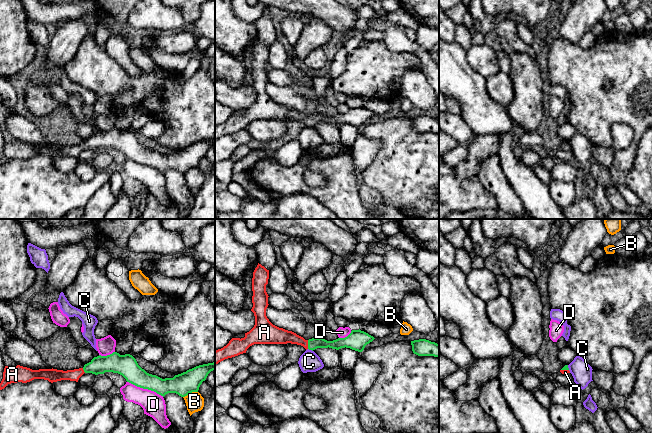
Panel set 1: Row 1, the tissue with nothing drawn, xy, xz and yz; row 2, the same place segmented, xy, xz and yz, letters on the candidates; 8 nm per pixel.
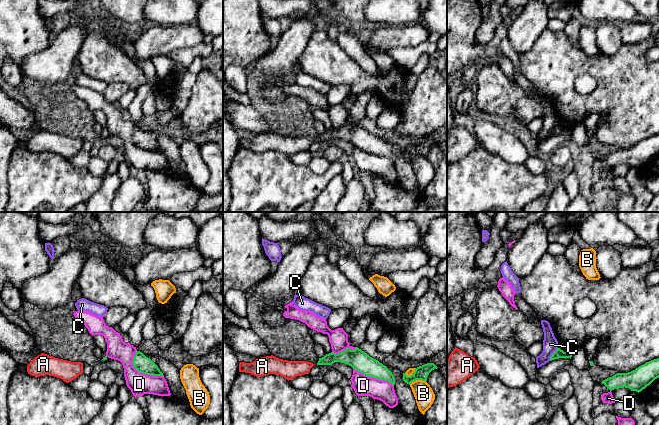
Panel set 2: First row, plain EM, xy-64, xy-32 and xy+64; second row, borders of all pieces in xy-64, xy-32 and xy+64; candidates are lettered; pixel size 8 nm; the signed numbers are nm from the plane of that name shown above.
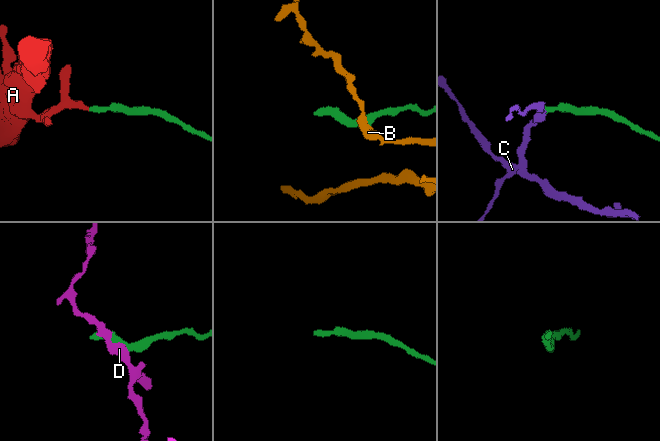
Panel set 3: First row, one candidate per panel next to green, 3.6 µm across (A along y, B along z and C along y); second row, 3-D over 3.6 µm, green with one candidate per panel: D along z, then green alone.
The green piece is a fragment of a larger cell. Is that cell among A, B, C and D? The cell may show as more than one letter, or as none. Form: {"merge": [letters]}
{"merge": ["A"]}

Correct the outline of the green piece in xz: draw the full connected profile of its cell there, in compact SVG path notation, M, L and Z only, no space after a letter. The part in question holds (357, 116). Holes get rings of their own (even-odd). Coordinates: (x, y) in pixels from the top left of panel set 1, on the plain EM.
M258 39L253 48L252 54L252 79L251 87L255 92L255 101L244 114L232 114L229 119L221 125L215 127L215 141L219 138L246 129L247 125L254 120L297 120L306 126L317 124L350 124L362 128L367 120L375 114L368 109L359 106L352 106L345 114L338 114L327 117L323 114L312 114L305 116L292 107L285 106L273 101L266 92L268 83L268 70L266 61L268 60L269 46Z

